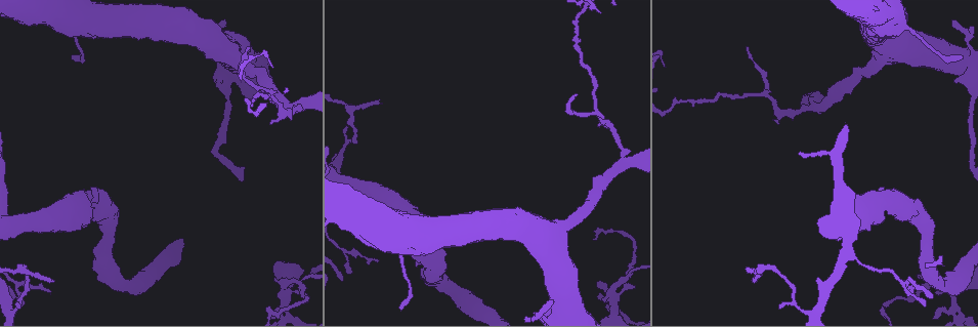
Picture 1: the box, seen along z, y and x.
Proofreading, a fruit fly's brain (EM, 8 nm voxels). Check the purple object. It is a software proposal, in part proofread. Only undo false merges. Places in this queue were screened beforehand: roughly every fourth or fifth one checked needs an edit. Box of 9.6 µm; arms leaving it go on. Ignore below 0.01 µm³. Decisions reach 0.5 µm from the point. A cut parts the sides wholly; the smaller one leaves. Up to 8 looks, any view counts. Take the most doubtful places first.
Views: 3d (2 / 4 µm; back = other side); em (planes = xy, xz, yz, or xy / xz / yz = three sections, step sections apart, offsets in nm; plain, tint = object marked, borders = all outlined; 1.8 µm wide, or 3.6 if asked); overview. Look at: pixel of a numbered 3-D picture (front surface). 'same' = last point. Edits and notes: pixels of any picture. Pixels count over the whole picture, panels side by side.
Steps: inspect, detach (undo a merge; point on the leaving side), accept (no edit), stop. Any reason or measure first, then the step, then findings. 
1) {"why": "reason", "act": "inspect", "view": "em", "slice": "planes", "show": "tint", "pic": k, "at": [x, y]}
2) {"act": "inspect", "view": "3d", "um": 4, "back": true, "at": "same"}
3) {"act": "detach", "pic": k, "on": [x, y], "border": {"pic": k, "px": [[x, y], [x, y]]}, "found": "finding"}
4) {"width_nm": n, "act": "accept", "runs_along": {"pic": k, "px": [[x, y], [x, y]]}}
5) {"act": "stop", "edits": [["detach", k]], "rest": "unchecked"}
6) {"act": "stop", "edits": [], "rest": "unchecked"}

{"why": "small branch off a trunk", "act": "inspect", "view": "3d", "um": 4, "back": true, "pic": 1, "at": [613, 303]}

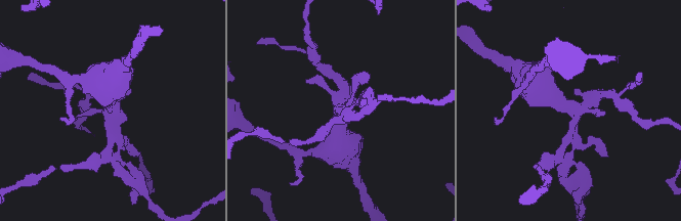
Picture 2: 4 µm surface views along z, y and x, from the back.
{"act": "inspect", "view": "em", "um": 3.6, "slice": "planes", "show": "plain", "pic": 2, "at": [573, 106]}

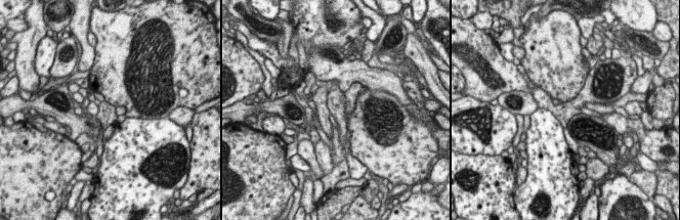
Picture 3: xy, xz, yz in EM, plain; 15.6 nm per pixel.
{"act": "inspect", "view": "em", "um": 3.6, "slice": "planes", "show": "tint", "at": "same"}

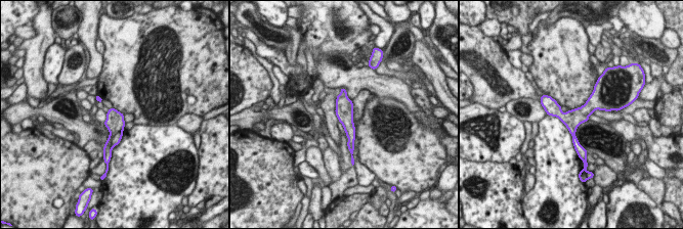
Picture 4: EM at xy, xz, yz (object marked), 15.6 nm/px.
{"act": "detach", "pic": 4, "on": [117, 138], "found": "two neurons meet here"}

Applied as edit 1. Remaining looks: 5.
{"why": "sharp bend", "act": "inspect", "view": "em", "slice": "yz", "step": 16, "show": "tint", "pic": 1, "at": [340, 150]}

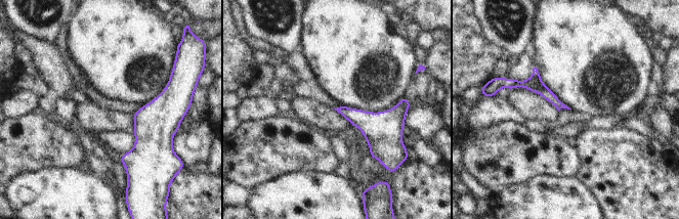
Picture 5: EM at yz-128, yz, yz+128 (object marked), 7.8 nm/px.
{"why": "another direction", "act": "inspect", "view": "em", "slice": "planes", "show": "borders", "at": "same"}

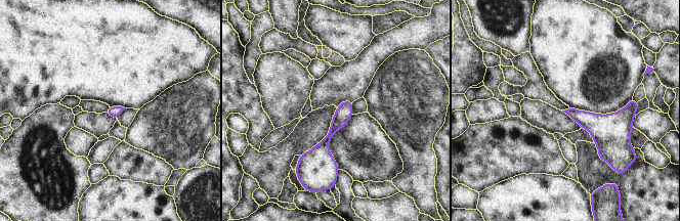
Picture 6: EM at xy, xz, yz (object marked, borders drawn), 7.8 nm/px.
{"act": "accept", "runs_along": {"pic": 6, "px": [[348, 102], [325, 142], [331, 172]]}, "found": "one neuron here"}

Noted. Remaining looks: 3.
{"why": "arms part here", "act": "inspect", "view": "3d", "um": 4, "pic": 1, "at": [293, 107]}

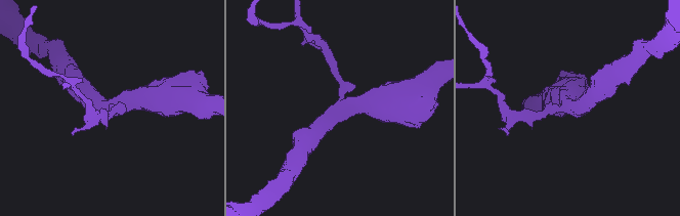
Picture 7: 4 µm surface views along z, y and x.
{"arms": 3, "arm_widths_nm": [190, 380, 440], "why": "shape alone is not enough", "act": "inspect", "view": "em", "slice": "planes", "show": "tint", "pic": 7, "at": [571, 106]}

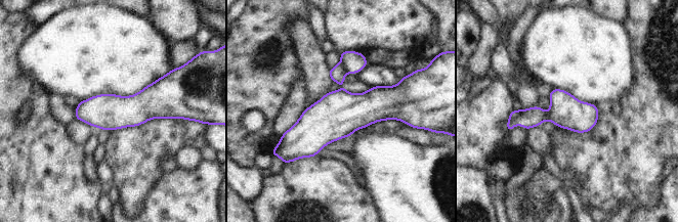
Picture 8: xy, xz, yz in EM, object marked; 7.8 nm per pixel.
{"act": "accept", "runs_along": {"pic": 8, "px": [[403, 105], [286, 136]]}, "found": "all the same neuron"}

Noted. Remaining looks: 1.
{"act": "stop", "edits": [["detach", 4]], "rest": "unchecked"}

